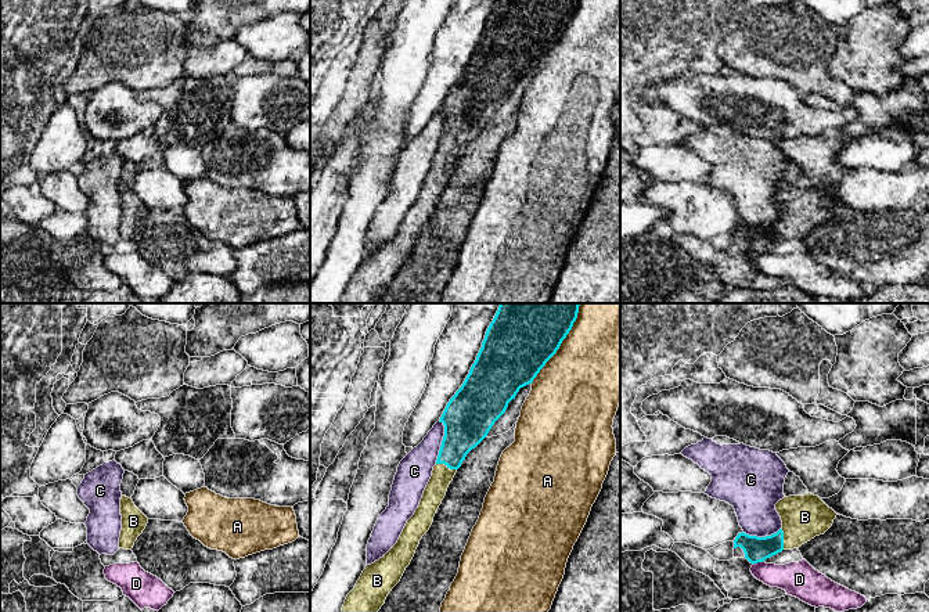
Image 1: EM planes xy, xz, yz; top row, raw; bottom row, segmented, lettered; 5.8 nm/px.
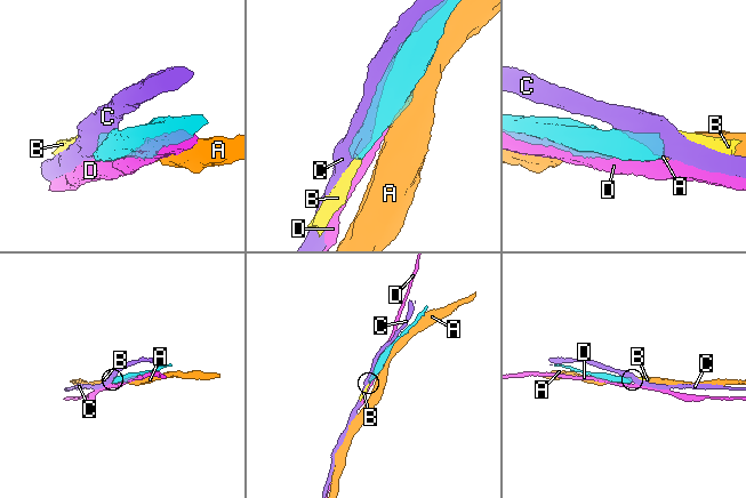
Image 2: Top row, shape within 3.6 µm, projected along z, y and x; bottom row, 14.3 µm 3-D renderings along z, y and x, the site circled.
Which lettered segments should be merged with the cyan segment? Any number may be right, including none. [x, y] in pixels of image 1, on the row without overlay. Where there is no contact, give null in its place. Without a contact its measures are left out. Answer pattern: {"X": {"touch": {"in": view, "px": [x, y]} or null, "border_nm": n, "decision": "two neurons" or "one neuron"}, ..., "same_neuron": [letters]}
{"A": {"touch": {"in": "xz", "px": [560, 35]}, "border_nm": 500, "decision": "two neurons"}, "B": {"touch": {"in": "xz", "px": [446, 154]}, "border_nm": 130, "decision": "one neuron"}, "C": {"touch": {"in": "xz", "px": [442, 132]}, "border_nm": 260, "decision": "two neurons"}, "D": {"touch": {"in": "yz", "px": [758, 251]}, "border_nm": 60, "decision": "two neurons"}, "same_neuron": ["B"]}

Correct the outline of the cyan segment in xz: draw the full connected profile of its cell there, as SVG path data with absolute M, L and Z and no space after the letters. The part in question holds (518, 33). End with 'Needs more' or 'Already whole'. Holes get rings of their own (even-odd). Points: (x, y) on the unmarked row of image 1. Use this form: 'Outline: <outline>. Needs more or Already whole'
Outline: M497 0L469 64L439 109L444 115L444 126L418 198L407 210L397 233L382 248L366 256L354 278L348 284L341 303L378 303L410 255L420 230L429 220L447 177L467 144L487 126L519 79L532 73L557 43L572 19L577 3L579 0Z. Needs more

